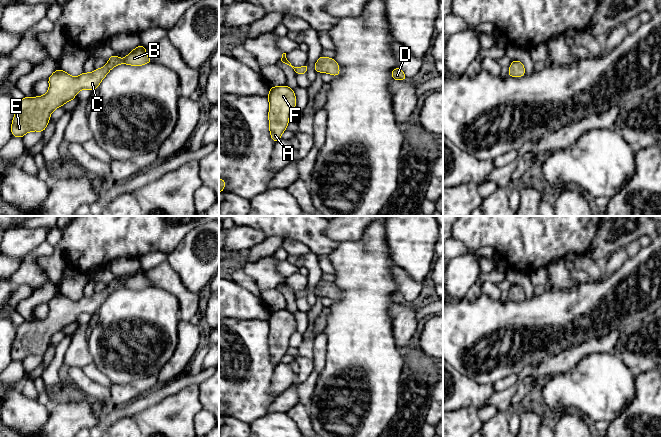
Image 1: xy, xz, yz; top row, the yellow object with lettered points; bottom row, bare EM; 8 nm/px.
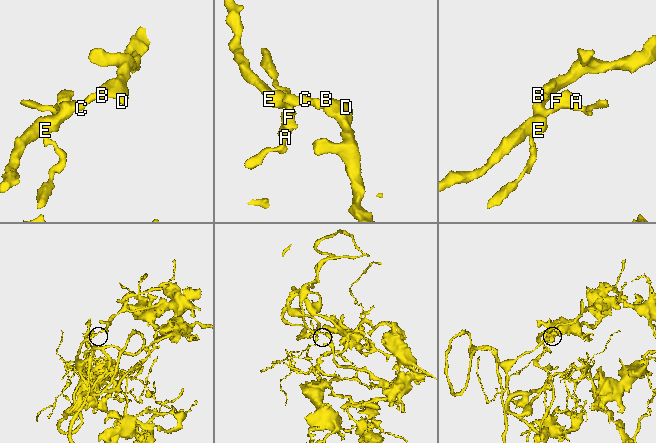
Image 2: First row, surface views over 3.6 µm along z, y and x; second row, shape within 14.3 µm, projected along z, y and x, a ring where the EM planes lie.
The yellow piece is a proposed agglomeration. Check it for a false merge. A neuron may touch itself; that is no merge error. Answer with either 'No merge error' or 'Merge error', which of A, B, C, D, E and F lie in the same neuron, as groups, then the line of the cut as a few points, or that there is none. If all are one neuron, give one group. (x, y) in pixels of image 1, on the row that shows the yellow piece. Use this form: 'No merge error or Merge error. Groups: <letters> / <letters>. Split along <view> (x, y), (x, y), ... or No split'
No merge error. Groups: A B C D E F. No split

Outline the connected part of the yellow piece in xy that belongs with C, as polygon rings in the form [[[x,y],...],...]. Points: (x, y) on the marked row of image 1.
[[[139,45],[124,59],[115,54],[109,57],[108,63],[91,73],[83,72],[77,77],[58,69],[48,78],[49,90],[39,97],[25,97],[17,102],[15,115],[11,125],[11,133],[14,137],[22,138],[31,131],[43,132],[48,125],[51,113],[58,107],[62,107],[68,101],[74,100],[75,95],[82,89],[93,91],[98,88],[100,82],[107,73],[119,64],[141,66],[152,63],[146,55],[146,48]]]

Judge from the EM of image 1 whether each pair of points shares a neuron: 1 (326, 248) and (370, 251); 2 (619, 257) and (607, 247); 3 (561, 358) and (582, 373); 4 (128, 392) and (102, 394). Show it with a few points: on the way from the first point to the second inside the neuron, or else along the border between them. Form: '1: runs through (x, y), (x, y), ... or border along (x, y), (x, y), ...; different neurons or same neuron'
1: border along (338, 243), (327, 254); different neurons
2: border along (623, 246), (611, 254); different neurons
3: border along (593, 353), (584, 356), (572, 368), (552, 376); different neurons
4: border along (110, 388), (111, 405); different neurons

